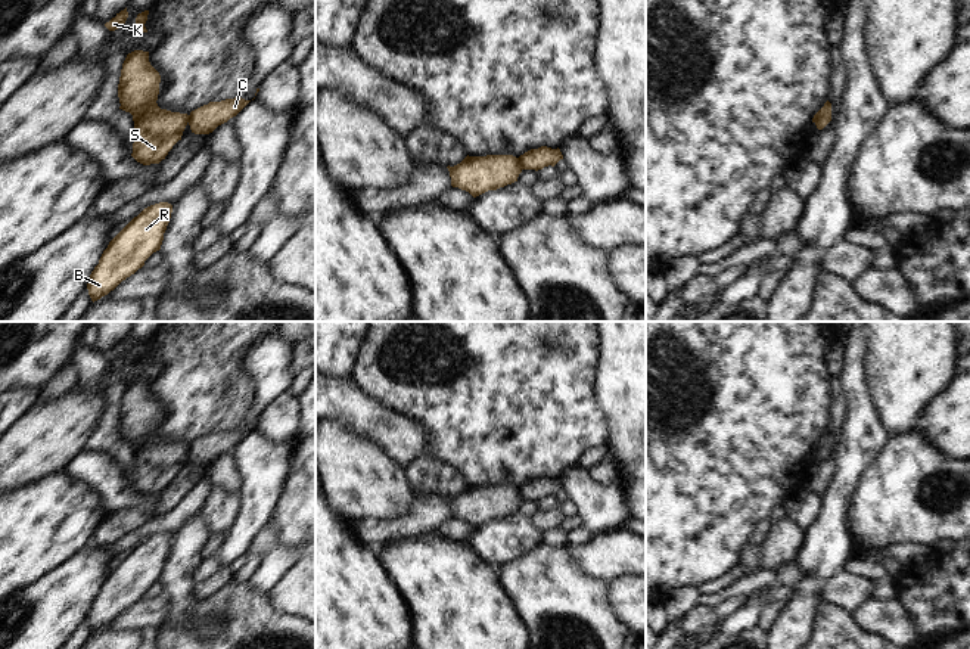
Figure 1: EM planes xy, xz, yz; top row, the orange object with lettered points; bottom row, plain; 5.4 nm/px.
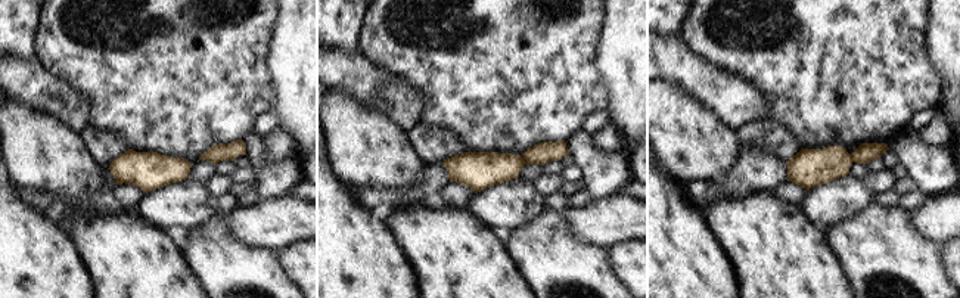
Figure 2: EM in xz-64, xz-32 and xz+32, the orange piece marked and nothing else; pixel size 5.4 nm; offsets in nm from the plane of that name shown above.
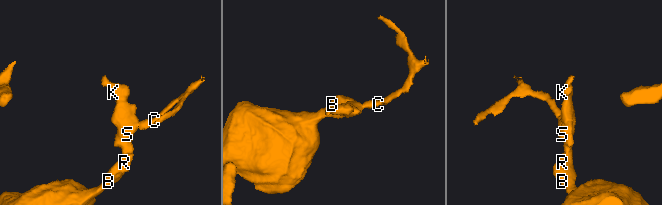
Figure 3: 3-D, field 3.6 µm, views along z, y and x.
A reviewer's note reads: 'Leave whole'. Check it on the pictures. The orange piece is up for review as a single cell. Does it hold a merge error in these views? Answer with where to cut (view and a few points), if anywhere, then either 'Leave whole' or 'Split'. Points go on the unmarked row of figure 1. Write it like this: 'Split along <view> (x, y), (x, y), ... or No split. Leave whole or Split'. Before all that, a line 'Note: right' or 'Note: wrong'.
Note: wrong
Split along xz (516, 488), (522, 499). Split.

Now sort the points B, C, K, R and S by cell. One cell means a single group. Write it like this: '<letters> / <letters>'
B K R S / C

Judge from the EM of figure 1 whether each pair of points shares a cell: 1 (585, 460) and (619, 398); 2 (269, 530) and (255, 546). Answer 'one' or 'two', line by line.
1: two
2: one

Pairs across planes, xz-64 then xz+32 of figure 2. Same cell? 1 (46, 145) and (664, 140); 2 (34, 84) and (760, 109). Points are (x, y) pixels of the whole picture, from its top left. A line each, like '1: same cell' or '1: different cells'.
1: same cell
2: same cell

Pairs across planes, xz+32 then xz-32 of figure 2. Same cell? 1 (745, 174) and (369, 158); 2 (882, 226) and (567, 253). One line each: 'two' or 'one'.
1: two
2: one

